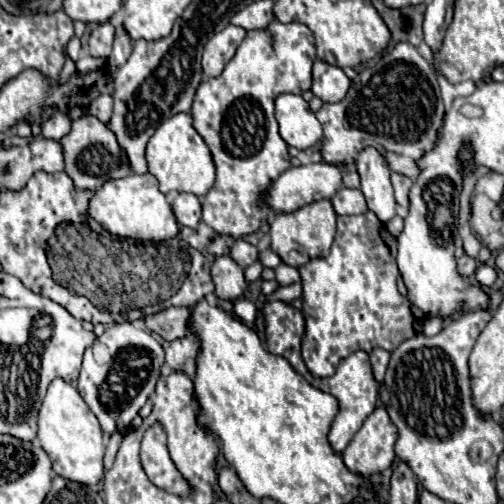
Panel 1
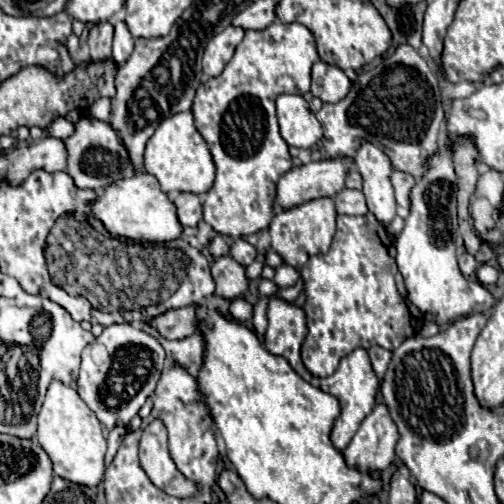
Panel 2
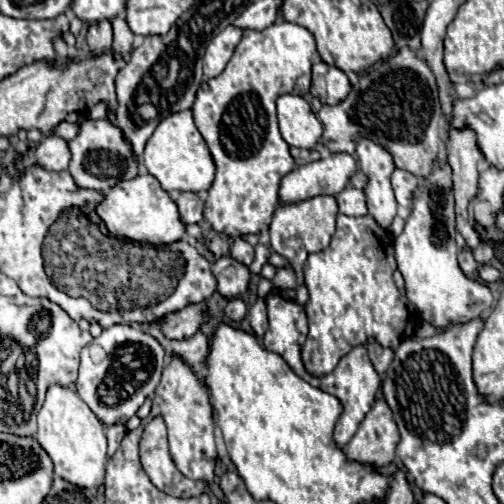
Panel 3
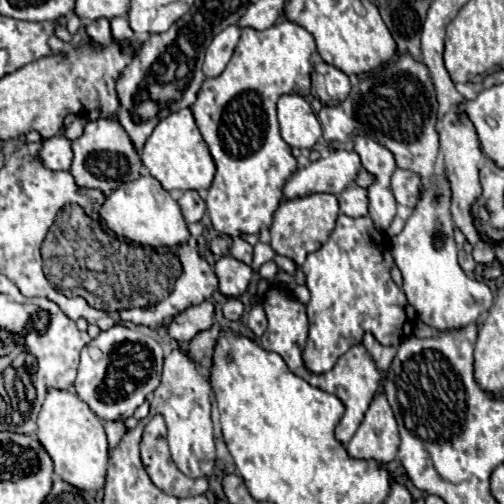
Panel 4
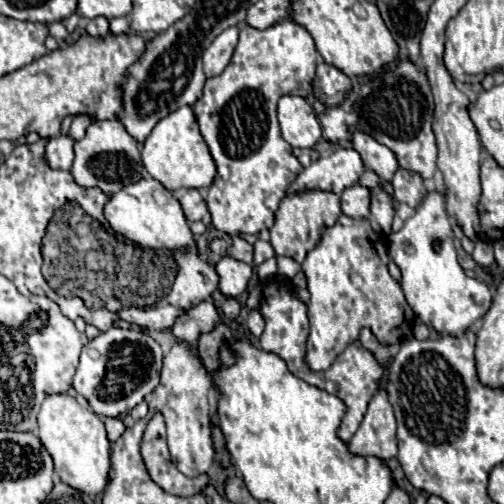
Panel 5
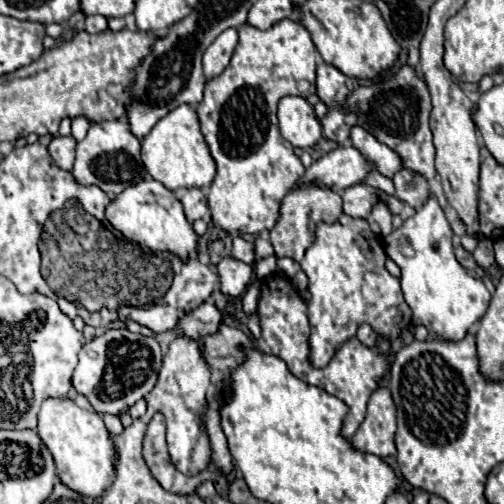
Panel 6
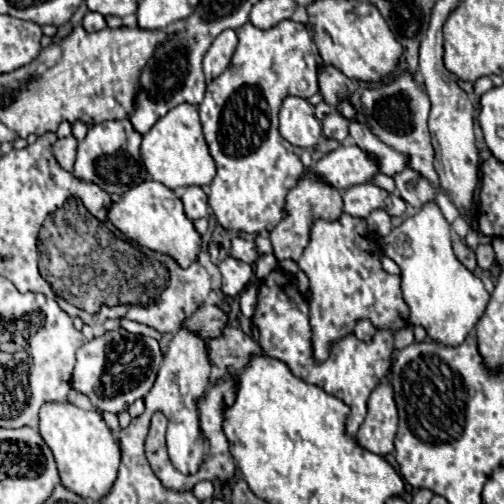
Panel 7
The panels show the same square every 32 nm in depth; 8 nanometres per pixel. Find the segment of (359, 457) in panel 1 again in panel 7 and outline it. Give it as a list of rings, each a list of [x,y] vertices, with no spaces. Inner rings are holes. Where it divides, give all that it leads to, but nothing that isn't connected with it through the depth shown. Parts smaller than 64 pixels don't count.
[[[380,382],[368,398],[368,416],[362,422],[356,440],[362,448],[386,456],[394,450],[394,436],[398,430],[398,412],[394,392],[388,382]]]

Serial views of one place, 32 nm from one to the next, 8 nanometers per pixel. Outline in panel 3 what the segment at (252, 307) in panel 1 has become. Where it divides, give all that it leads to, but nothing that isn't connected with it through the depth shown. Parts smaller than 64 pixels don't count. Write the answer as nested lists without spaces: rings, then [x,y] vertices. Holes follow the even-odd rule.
[[[232,298],[228,300],[228,304],[224,306],[224,313],[227,318],[233,322],[240,322],[247,315],[248,308],[240,298]]]

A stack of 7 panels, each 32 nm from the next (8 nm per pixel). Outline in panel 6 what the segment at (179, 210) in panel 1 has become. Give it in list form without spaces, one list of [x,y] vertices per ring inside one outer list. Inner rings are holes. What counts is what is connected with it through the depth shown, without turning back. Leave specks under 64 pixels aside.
[[[188,188],[186,194],[182,196],[182,206],[184,206],[184,214],[190,222],[204,218],[208,214],[208,204],[206,204],[206,196],[202,194],[200,188]]]

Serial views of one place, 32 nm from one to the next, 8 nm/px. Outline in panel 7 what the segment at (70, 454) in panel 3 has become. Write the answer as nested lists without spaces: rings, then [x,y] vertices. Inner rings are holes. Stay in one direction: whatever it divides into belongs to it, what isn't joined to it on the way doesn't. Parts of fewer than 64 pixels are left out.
[[[48,402],[40,410],[40,434],[56,458],[64,488],[68,488],[70,492],[76,492],[82,498],[90,498],[90,500],[102,500],[110,492],[110,488],[116,480],[118,466],[120,466],[120,444],[118,444],[114,432],[102,420],[100,412],[82,410],[70,402]]]

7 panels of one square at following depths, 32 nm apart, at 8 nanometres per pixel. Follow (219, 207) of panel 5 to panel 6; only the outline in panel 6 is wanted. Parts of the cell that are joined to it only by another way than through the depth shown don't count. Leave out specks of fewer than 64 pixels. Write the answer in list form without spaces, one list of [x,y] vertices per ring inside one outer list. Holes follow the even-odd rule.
[[[282,20],[268,30],[258,30],[250,24],[242,24],[238,26],[238,36],[240,42],[234,50],[234,64],[230,64],[220,76],[206,82],[204,100],[198,104],[196,112],[210,154],[218,166],[218,172],[208,190],[212,222],[232,234],[260,234],[262,230],[274,228],[280,218],[282,198],[298,184],[300,176],[306,170],[300,158],[294,154],[292,144],[280,136],[276,108],[284,96],[294,94],[308,98],[316,92],[316,46],[310,38],[310,32],[294,20]]]

